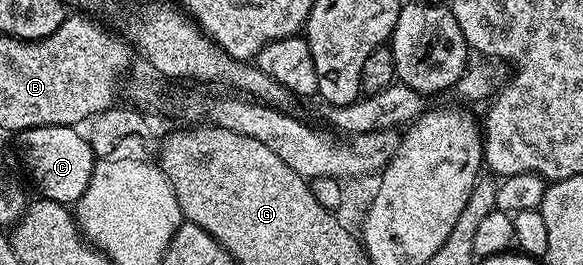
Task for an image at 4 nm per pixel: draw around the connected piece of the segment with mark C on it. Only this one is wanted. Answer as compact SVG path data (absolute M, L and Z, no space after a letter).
M35 126L29 130L19 131L18 138L20 138L20 154L24 157L24 166L32 173L33 180L44 189L43 197L63 204L74 204L88 187L94 165L90 144L79 129L75 126Z

